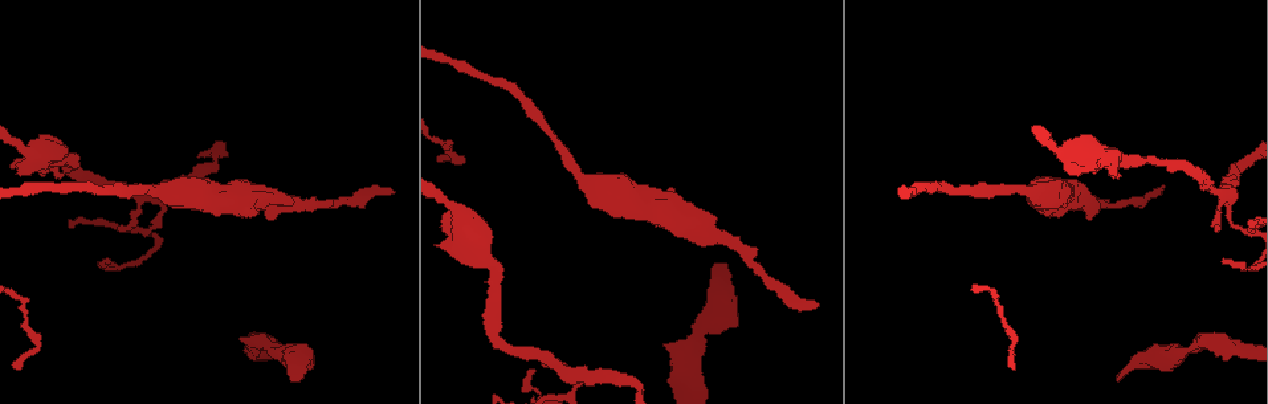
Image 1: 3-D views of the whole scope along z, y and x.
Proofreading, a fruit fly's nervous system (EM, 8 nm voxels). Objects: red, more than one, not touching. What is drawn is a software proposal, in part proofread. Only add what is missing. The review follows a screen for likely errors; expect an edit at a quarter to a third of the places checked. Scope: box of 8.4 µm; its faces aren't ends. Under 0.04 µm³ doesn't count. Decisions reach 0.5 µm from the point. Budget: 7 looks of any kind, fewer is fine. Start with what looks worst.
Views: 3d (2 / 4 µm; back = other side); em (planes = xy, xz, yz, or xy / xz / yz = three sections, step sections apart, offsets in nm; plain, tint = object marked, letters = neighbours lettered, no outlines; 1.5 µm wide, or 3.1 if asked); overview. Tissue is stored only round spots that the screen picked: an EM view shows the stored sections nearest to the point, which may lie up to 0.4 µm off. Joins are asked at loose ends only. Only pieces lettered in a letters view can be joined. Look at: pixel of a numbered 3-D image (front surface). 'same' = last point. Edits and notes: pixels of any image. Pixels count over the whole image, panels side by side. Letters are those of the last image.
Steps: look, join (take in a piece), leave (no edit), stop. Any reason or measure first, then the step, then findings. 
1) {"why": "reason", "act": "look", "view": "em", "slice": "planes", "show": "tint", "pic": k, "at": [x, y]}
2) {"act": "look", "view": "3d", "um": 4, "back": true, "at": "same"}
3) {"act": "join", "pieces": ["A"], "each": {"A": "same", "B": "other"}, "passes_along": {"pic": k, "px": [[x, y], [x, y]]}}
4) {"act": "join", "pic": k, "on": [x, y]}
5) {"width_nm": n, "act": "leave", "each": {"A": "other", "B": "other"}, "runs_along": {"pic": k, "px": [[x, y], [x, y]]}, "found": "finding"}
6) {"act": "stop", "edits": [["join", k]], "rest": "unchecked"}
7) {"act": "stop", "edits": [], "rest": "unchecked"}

{"why": "free end", "act": "look", "view": "3d", "um": 4, "pic": 1, "at": [720, 262]}

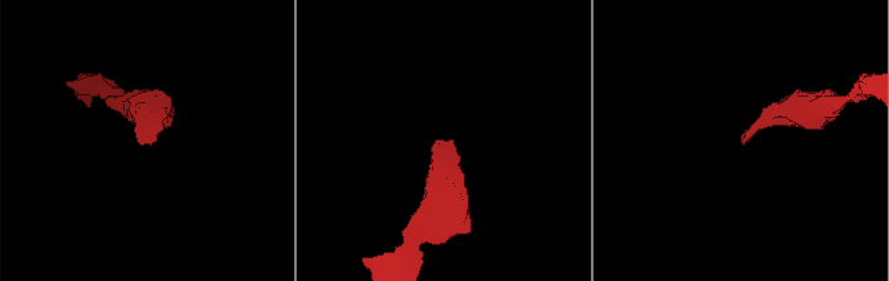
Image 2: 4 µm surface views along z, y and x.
{"why": "shape alone is not enough", "act": "look", "view": "em", "slice": "planes", "show": "letters", "pic": 2, "at": [437, 139]}

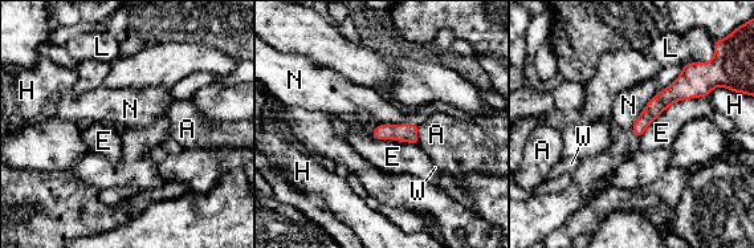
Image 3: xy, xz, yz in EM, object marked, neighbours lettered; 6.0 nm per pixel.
{"act": "leave", "each": {"A": "other", "E": "other", "H": "other", "L": "other", "N": "other", "W": "other"}, "found": "no lettered piece goes on from it"}

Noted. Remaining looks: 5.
{"act": "look", "view": "3d", "um": 4, "pic": 1, "at": [817, 302]}

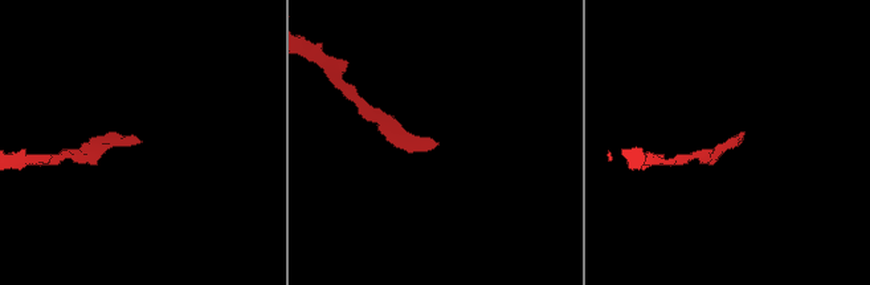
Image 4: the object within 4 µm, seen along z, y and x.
{"why": "shape alone is not enough", "act": "look", "view": "em", "slice": "planes", "show": "tint", "pic": 4, "at": [438, 144]}

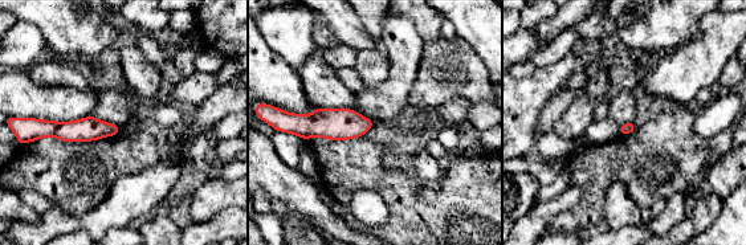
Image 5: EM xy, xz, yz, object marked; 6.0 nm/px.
{"why": "what lies round it", "act": "look", "view": "em", "slice": "planes", "show": "letters", "at": "same"}

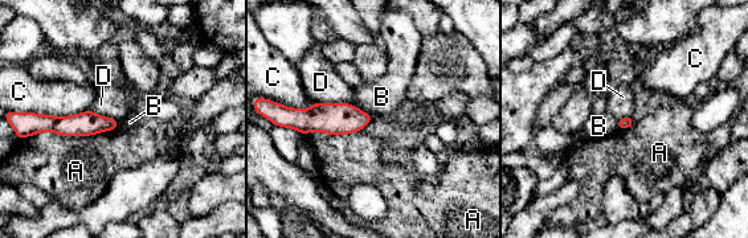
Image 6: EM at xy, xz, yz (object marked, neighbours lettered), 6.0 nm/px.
{"act": "leave", "each": {"A": "other", "B": "other", "C": "other", "D": "other"}, "found": "none of them fits"}

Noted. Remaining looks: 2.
{"why": "tapers out", "act": "look", "view": "em", "slice": "planes", "show": "letters", "pic": 1, "at": [542, 364]}

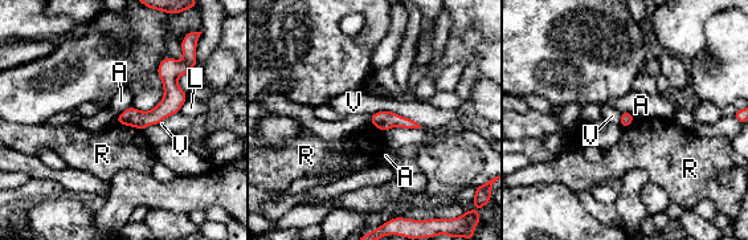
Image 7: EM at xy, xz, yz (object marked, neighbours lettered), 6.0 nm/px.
{"act": "leave", "each": {"A": "other", "L": "other", "R": "other", "V": "other"}, "found": "none of them fits"}

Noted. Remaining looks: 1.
{"act": "stop", "edits": [], "rest": "unchecked"}

